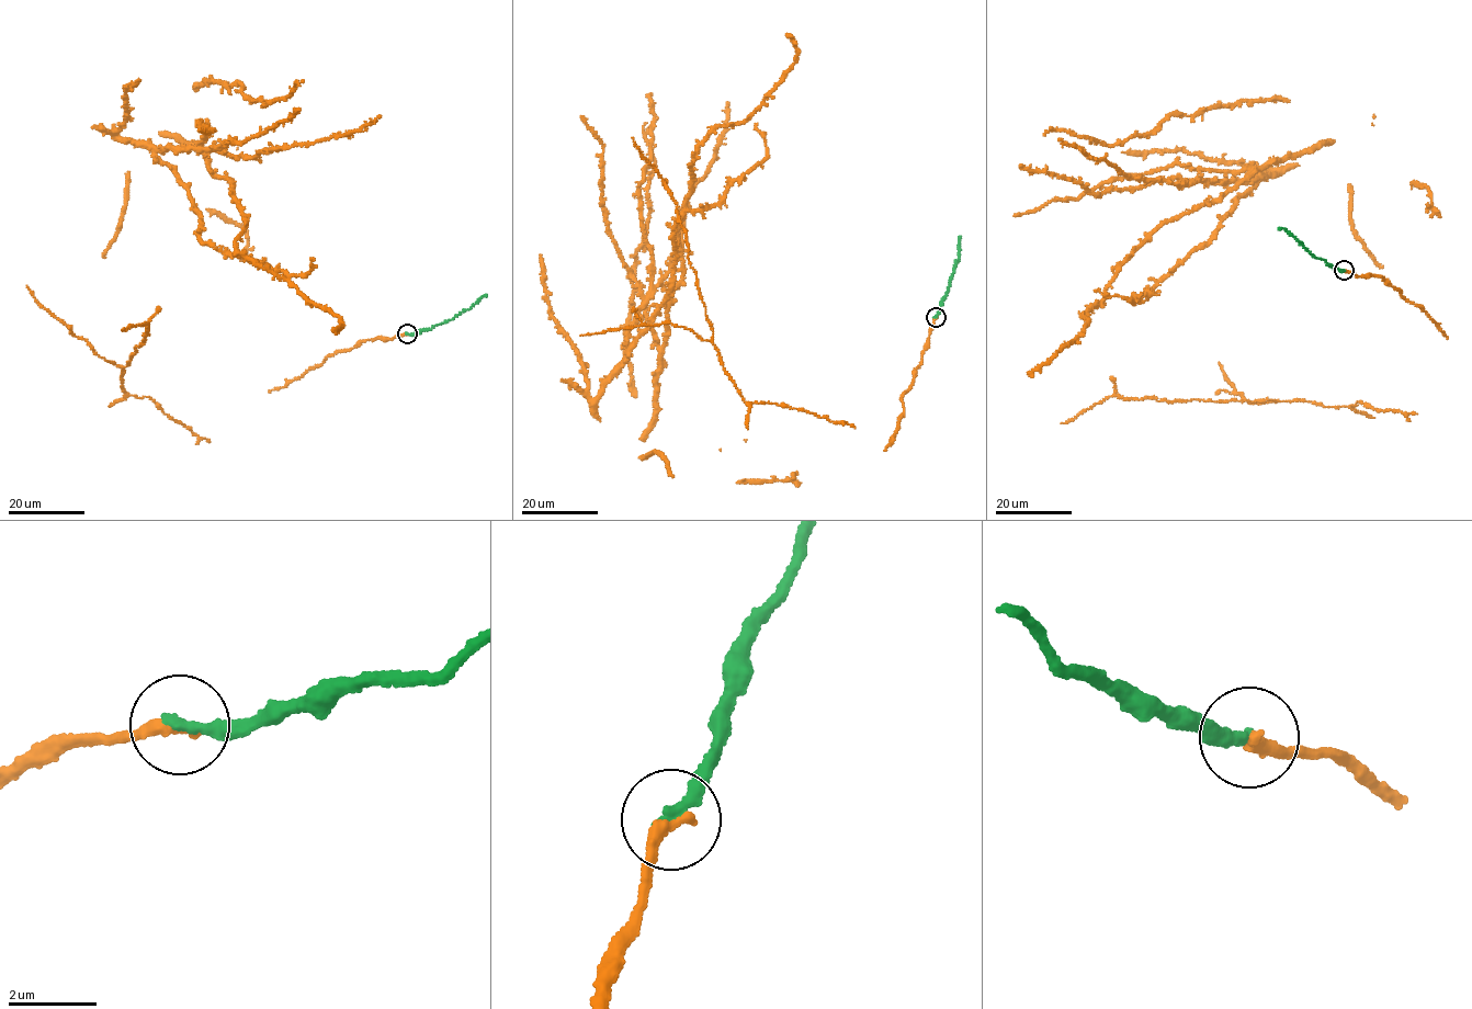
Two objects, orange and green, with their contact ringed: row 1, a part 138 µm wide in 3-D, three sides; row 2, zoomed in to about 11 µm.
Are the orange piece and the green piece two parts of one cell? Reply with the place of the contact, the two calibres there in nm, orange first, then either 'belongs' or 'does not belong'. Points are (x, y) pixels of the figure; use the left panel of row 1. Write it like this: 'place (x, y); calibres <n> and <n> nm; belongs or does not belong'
place (407, 333); calibres 340 and 280 nm; belongs

